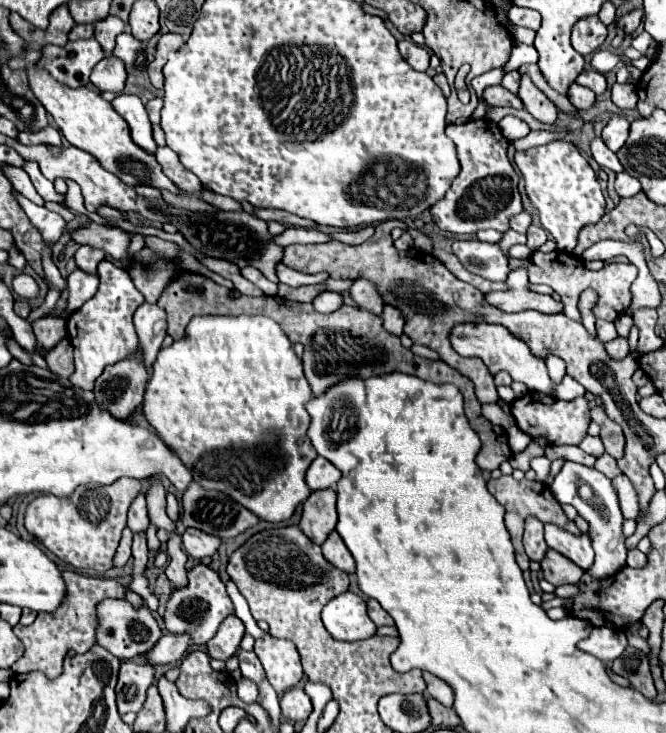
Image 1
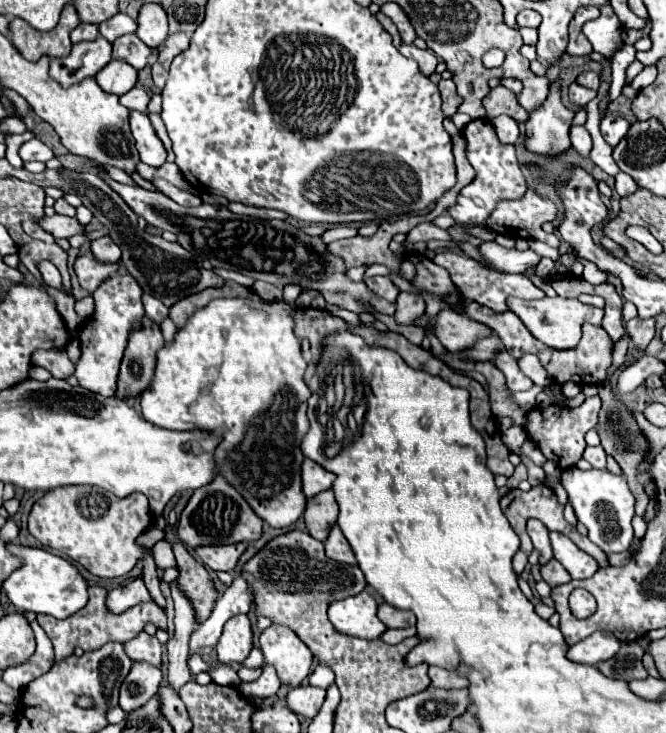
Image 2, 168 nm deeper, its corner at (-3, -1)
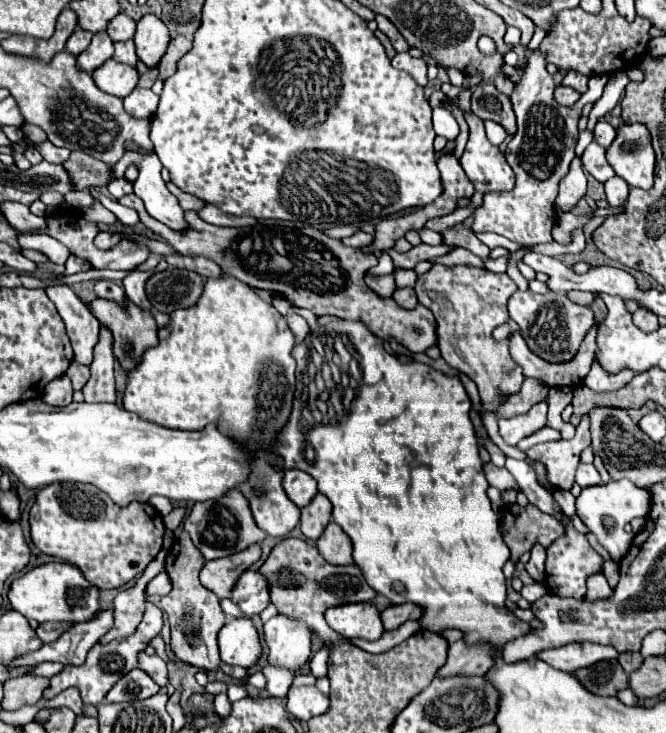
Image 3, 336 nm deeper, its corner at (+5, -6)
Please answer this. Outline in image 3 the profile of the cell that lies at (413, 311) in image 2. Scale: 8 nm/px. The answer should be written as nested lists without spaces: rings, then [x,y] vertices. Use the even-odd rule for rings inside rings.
[[[398,288],[392,298],[394,298],[396,304],[398,304],[400,308],[404,308],[404,310],[412,310],[412,308],[418,306],[418,298],[416,298],[416,294],[414,294],[412,288]]]

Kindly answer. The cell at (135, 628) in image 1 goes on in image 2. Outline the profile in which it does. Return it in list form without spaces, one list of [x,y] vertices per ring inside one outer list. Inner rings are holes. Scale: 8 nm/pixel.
[[[140,633],[138,637],[126,641],[124,645],[132,661],[146,661],[154,667],[162,665],[162,647],[156,637],[150,637],[148,633]]]

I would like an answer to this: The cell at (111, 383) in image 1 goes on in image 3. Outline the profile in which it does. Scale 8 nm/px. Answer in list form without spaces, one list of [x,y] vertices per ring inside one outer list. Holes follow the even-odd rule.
[[[92,300],[88,308],[100,320],[100,324],[106,324],[112,330],[112,336],[114,336],[114,356],[116,356],[116,360],[120,362],[120,366],[126,372],[134,370],[134,366],[140,364],[144,352],[158,344],[158,336],[156,336],[158,328],[156,328],[156,322],[152,318],[152,312],[140,310],[132,302],[128,302],[128,308],[122,310],[120,306],[114,306],[114,302],[106,302],[106,300]]]

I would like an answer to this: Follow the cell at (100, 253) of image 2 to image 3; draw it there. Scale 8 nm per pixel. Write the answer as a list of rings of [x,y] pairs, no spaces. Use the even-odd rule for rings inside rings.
[[[100,232],[100,234],[94,238],[94,244],[96,244],[96,248],[100,248],[100,250],[110,250],[110,248],[114,248],[118,242],[120,242],[120,234],[110,234],[110,232]]]

